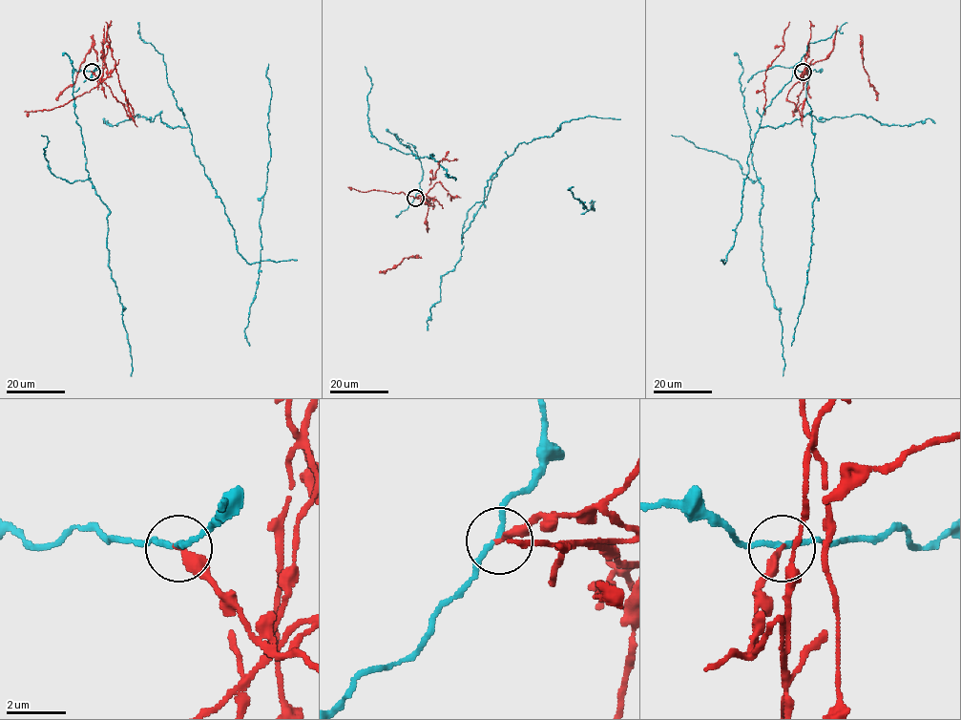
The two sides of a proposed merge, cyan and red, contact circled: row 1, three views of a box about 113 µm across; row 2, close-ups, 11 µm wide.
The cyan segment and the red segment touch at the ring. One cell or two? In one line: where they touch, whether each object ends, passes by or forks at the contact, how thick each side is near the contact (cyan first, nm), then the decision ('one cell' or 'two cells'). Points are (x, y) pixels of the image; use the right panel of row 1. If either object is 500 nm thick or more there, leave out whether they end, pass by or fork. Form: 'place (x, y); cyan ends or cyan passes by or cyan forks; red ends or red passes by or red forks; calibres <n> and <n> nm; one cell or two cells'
place (803, 72); cyan passes by; red ends; calibres 170 and 300 nm; two cells

